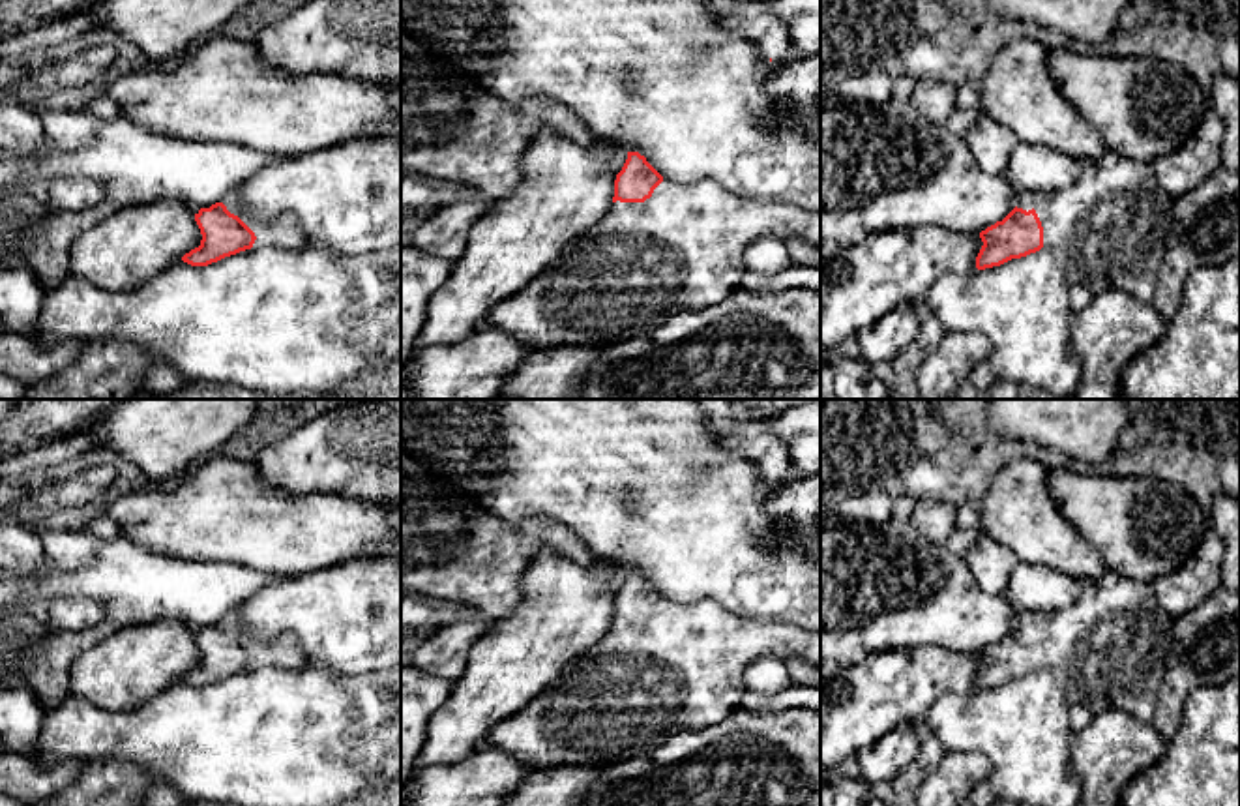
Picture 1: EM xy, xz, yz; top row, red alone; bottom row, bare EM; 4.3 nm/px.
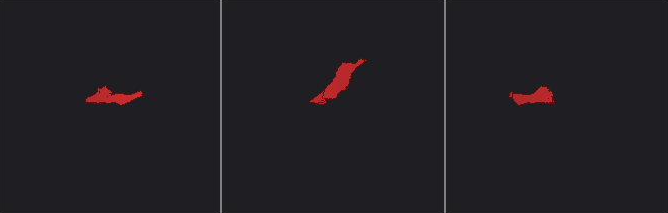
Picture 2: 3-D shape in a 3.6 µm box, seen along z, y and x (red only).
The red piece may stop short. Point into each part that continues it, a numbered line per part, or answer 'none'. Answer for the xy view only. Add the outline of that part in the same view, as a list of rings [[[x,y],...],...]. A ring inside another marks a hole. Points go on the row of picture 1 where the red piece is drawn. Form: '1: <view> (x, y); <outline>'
1: xy (285, 231); [[[238,191],[229,193],[221,202],[230,214],[238,216],[255,232],[257,240],[253,247],[273,246],[283,249],[302,249],[309,246],[307,234],[302,231],[298,219],[292,214],[285,214],[272,221],[260,221],[244,210]]]

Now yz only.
1: yz (1107, 231); [[[1113,150],[1083,161],[1081,178],[1068,189],[1047,195],[1019,195],[1017,208],[1036,210],[1049,247],[1070,285],[1085,285],[1094,294],[1126,291],[1150,304],[1163,262],[1165,238],[1173,221],[1173,199],[1156,180],[1152,163],[1133,161]]]

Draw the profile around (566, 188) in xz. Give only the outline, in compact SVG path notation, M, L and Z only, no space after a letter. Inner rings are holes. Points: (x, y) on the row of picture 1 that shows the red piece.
M543 127L523 154L523 180L500 197L470 229L465 253L455 261L446 283L427 304L416 349L455 345L489 317L491 309L530 285L579 236L590 232L611 210L616 174L609 141L592 135L583 146L554 127Z

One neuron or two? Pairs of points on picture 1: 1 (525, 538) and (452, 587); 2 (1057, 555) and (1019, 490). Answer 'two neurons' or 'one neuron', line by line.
1: one neuron
2: one neuron

